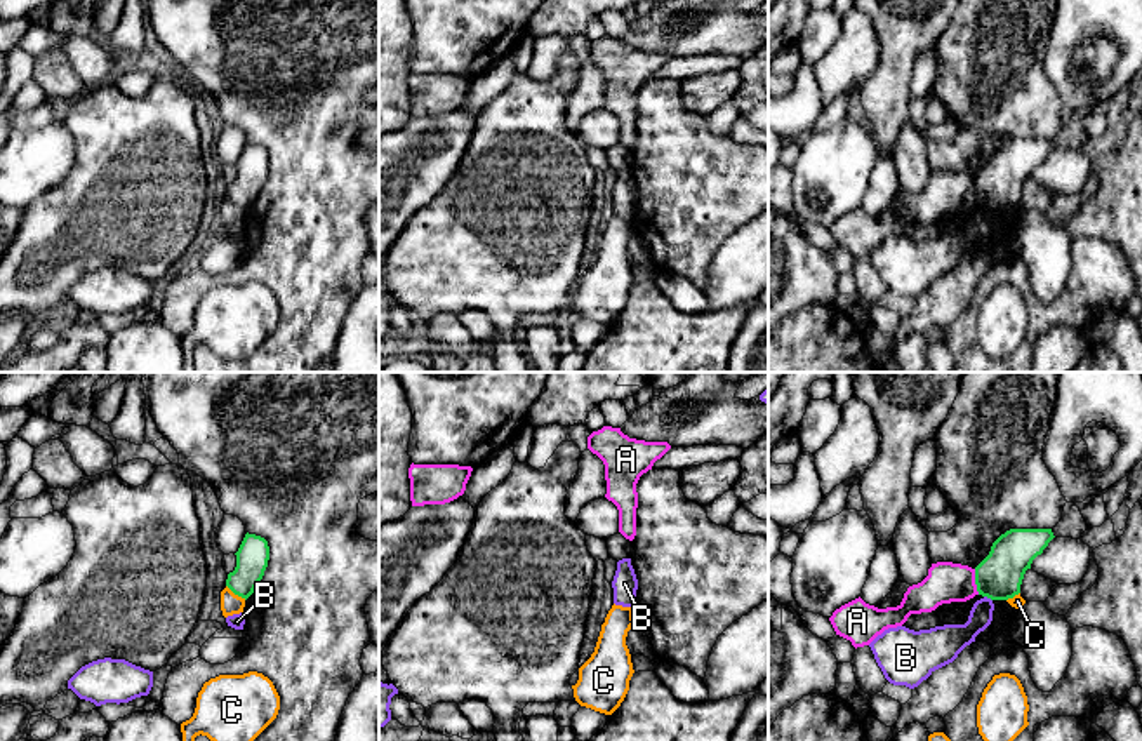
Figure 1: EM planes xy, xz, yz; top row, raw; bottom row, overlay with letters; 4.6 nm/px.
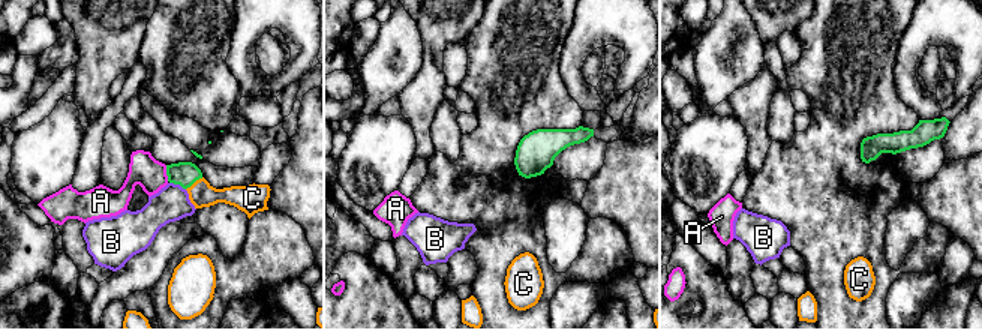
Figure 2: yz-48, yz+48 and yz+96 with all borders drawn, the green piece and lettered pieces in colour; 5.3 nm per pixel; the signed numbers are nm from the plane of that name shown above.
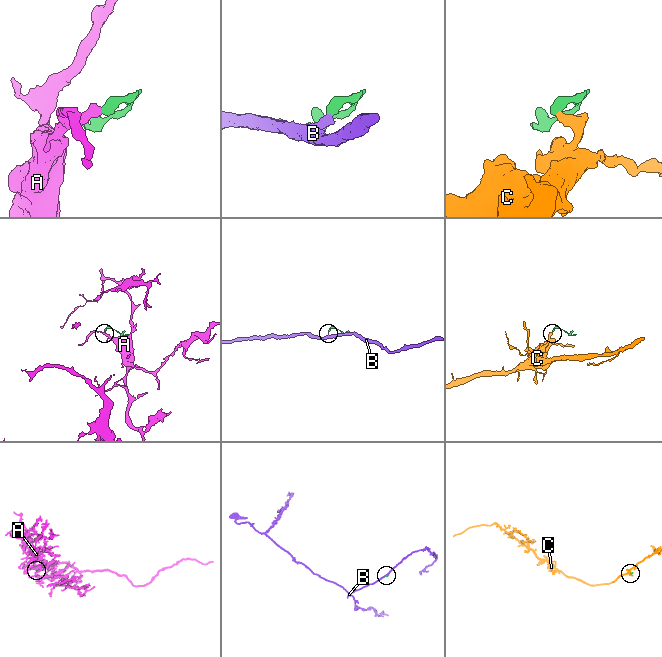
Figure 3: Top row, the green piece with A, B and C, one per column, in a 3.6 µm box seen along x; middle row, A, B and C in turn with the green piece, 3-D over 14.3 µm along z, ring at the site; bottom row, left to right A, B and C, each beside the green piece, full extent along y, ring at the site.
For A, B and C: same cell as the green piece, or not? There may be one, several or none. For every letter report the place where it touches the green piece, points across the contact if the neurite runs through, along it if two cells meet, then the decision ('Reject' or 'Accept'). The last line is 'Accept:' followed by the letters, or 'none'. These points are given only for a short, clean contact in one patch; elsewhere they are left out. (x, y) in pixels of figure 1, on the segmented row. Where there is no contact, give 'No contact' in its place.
A: Touches green at yz (976, 581). Boundary: yz (974, 569), (974, 583), (979, 594). Reject
B: Touches green at yz (988, 597). Boundary: yz (984, 595), (991, 600). Reject
C: Touches green at xy (237, 594). Boundary: xy (226, 585), (245, 599). Reject
Accept: none

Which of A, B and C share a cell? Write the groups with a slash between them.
A / B / C

